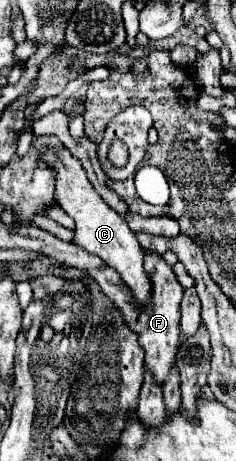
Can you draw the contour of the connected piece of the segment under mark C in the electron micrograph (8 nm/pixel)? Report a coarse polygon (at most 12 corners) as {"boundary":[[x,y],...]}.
{"boundary":[[39,147],[73,243],[149,301],[143,247],[67,147]]}

